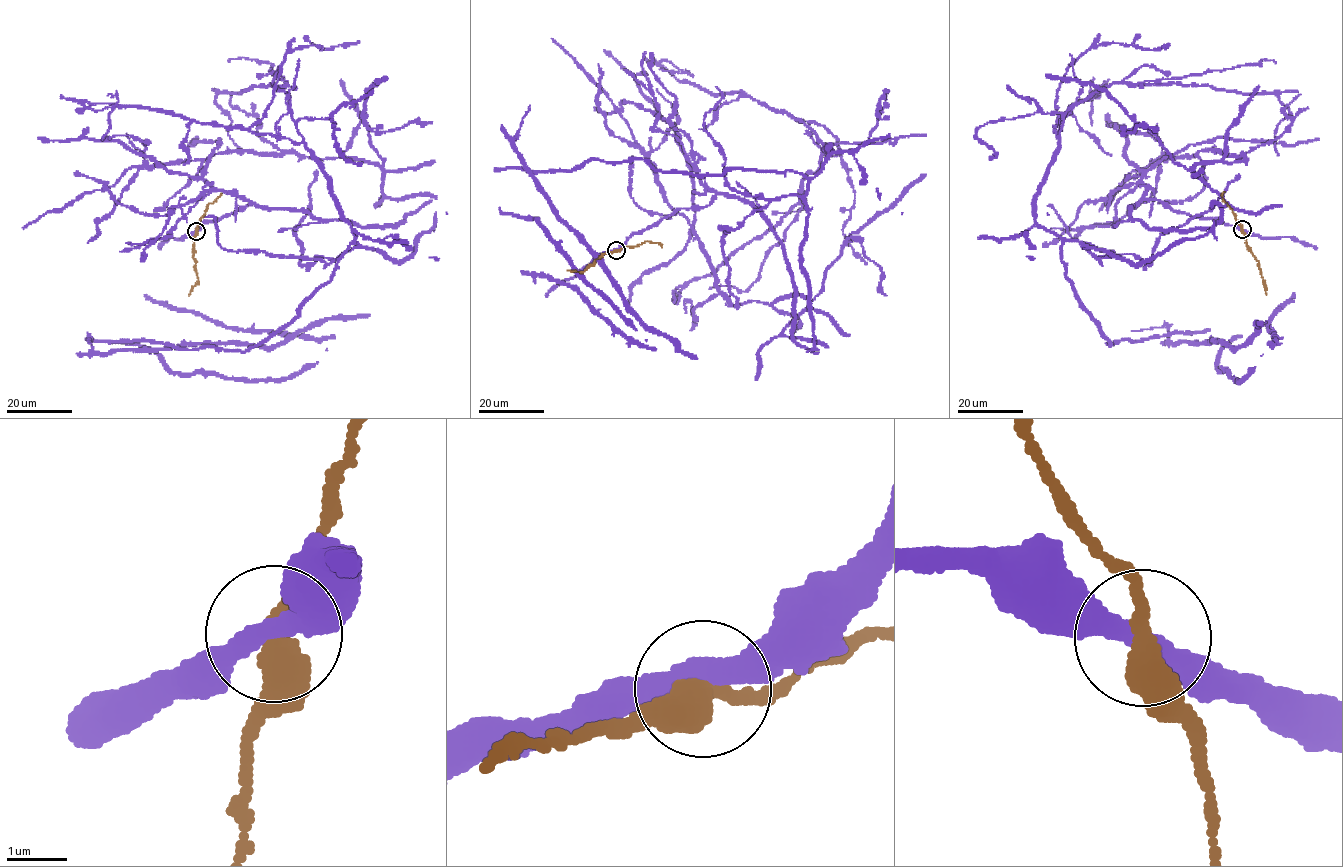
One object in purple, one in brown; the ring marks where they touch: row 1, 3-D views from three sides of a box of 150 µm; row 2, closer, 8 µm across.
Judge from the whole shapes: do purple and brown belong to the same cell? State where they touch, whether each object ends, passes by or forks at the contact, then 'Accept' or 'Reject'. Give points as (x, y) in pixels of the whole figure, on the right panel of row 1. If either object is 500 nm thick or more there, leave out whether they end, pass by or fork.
Place: (1242, 229). At the ring purple passes by. At the ring brown passes by. Reject

